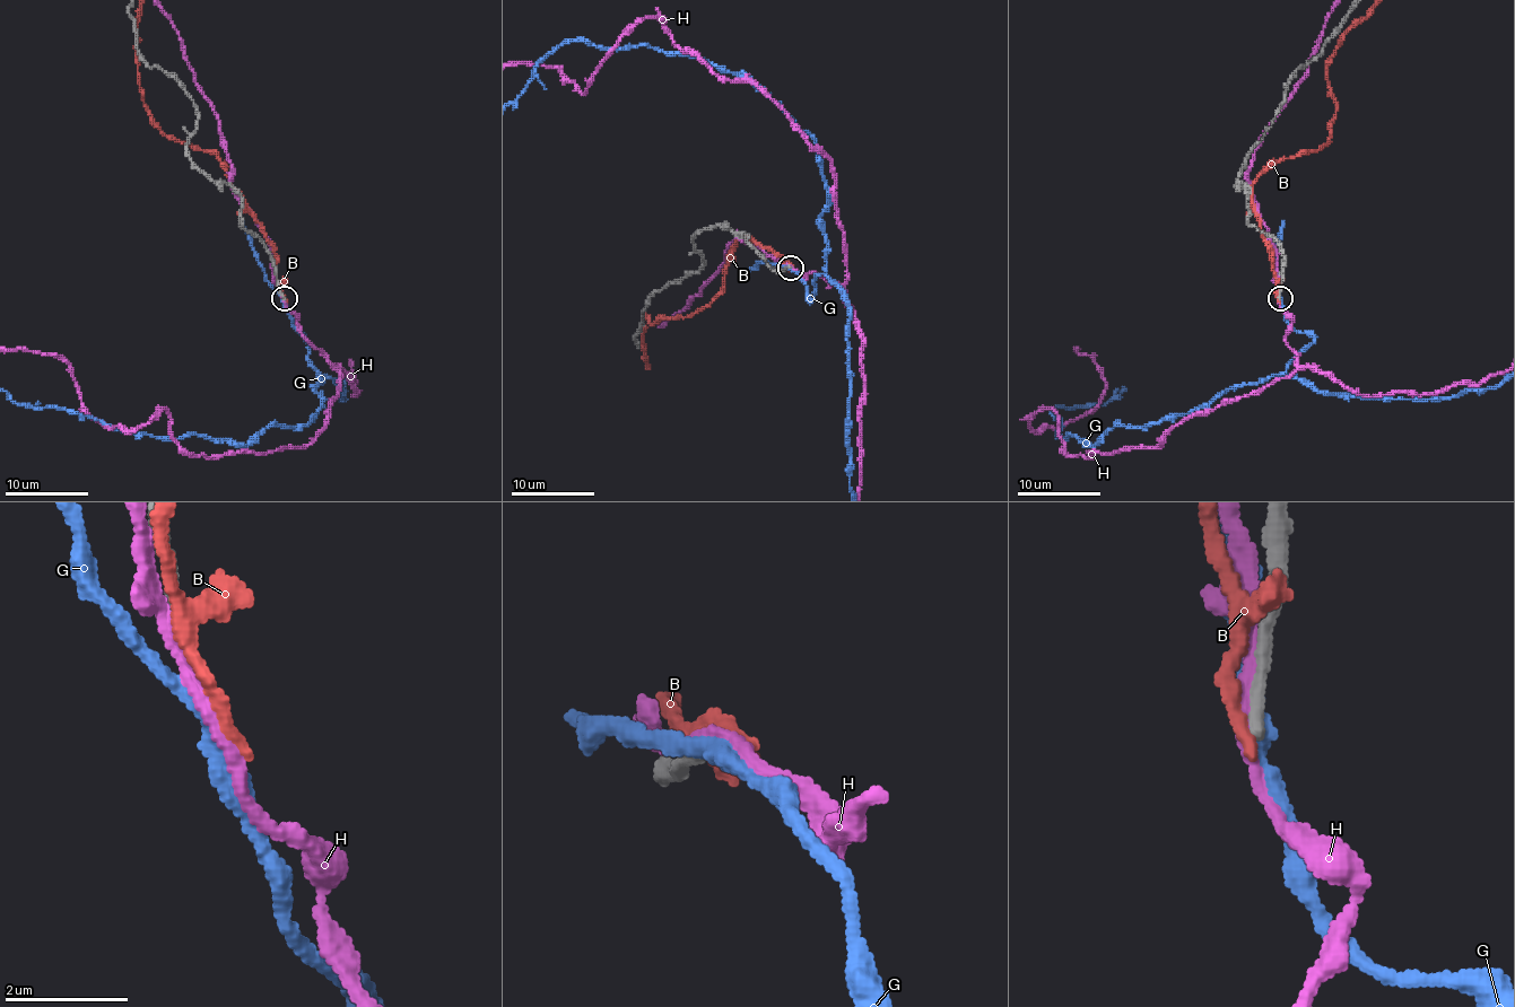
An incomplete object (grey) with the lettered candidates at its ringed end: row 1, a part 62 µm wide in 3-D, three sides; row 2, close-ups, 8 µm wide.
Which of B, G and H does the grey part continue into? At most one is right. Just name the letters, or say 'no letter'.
no letter

